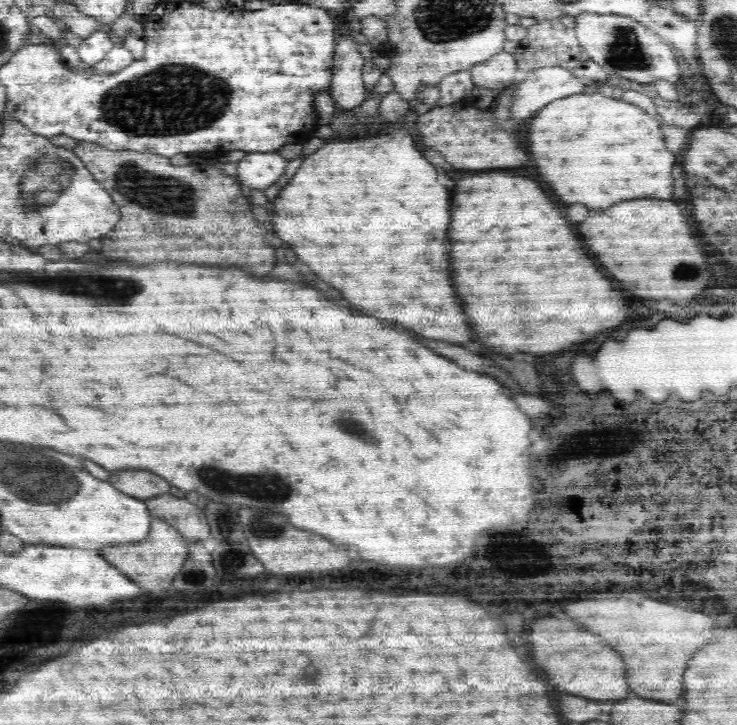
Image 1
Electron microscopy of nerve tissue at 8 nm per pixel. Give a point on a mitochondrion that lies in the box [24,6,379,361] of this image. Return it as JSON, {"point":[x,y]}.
{"point":[175,98]}

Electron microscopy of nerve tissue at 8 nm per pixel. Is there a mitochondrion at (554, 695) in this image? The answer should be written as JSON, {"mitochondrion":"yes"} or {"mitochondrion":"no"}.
{"mitochondrion":"no"}

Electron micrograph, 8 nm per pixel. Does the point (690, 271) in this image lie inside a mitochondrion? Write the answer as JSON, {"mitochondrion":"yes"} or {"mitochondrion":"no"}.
{"mitochondrion":"yes"}

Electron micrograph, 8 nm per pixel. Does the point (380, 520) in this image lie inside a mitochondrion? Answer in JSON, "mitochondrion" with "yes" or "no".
{"mitochondrion":"no"}

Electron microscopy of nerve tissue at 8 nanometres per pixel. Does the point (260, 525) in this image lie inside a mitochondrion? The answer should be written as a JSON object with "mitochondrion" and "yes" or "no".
{"mitochondrion":"yes"}

